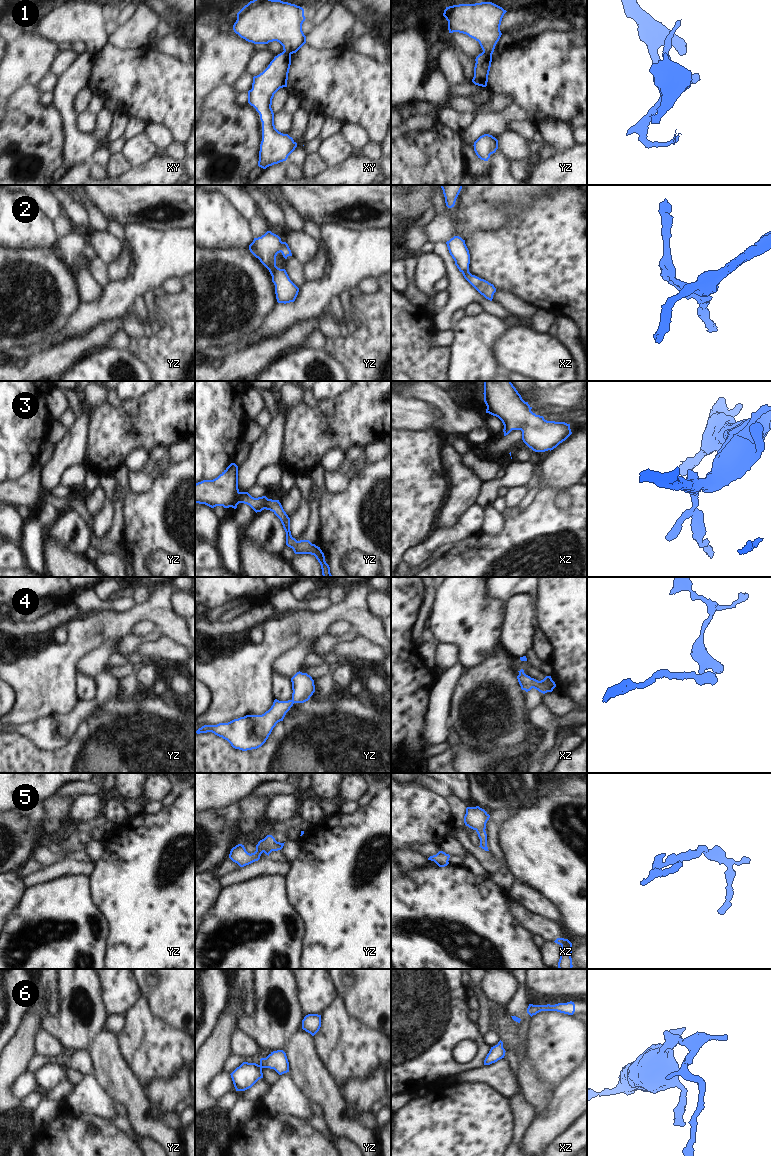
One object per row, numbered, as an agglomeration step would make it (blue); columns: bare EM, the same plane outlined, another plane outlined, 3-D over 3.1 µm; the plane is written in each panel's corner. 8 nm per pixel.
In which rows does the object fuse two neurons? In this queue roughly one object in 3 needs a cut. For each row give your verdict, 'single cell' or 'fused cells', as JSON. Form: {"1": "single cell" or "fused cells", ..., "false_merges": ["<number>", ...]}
{"1": "fused cells", "2": "fused cells", "3": "single cell", "4": "single cell", "5": "single cell", "6": "single cell", "false_merges": ["1", "2"]}

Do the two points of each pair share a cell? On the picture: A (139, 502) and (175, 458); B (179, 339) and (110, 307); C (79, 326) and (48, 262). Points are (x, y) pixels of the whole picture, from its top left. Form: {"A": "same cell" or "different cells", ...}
{"A": "different cells", "B": "different cells", "C": "different cells"}

